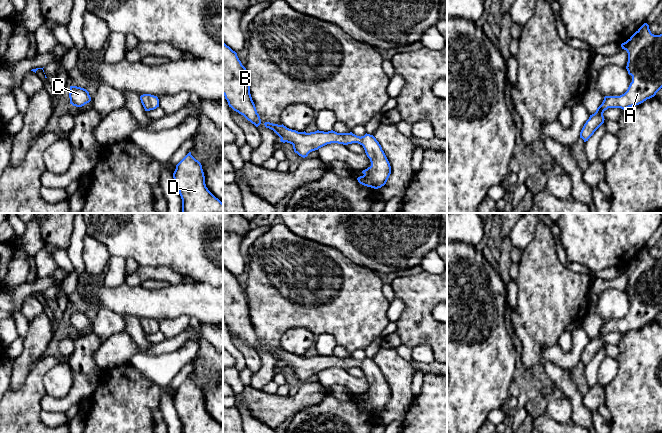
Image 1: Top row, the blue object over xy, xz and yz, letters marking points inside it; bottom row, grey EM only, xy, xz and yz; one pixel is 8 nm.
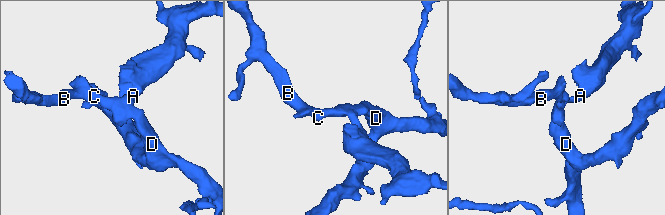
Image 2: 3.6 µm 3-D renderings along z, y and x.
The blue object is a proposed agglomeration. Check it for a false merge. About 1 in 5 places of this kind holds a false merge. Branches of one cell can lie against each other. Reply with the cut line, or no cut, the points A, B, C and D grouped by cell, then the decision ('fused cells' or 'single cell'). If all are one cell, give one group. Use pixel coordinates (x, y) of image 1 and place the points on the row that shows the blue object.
no cut; A B C D; single cell

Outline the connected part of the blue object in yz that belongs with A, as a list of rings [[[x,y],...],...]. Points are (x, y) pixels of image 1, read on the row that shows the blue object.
[[[644,23],[621,47],[628,53],[626,69],[632,76],[632,82],[624,94],[604,97],[602,104],[590,115],[580,132],[584,142],[604,123],[605,110],[625,110],[639,105],[654,97],[662,88],[662,34],[652,34],[649,25]]]

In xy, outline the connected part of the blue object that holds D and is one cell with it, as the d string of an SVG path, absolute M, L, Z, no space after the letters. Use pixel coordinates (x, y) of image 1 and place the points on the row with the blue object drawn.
M189 152L173 173L182 199L182 213L223 213L223 203L206 187L201 163Z

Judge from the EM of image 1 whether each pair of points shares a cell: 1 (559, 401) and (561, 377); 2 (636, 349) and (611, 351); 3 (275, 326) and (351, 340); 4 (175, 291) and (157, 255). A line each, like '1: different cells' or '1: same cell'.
1: different cells
2: different cells
3: same cell
4: different cells

